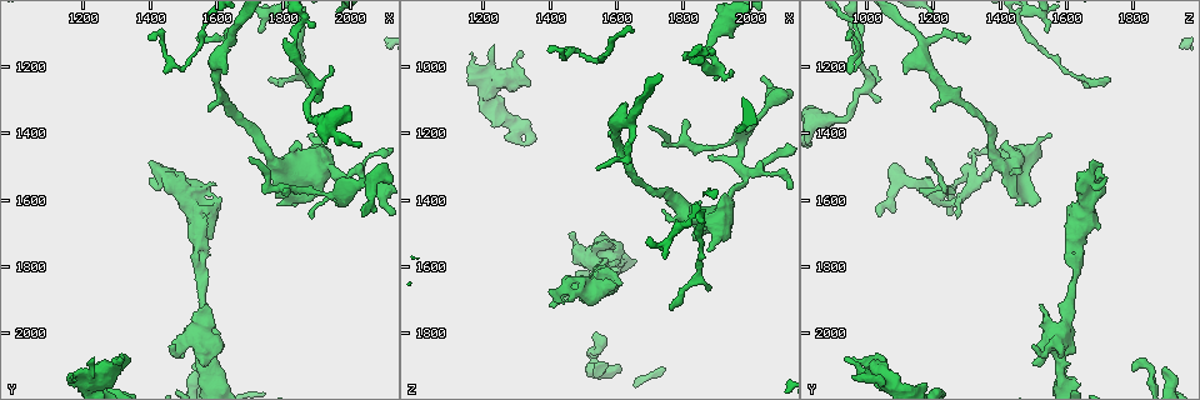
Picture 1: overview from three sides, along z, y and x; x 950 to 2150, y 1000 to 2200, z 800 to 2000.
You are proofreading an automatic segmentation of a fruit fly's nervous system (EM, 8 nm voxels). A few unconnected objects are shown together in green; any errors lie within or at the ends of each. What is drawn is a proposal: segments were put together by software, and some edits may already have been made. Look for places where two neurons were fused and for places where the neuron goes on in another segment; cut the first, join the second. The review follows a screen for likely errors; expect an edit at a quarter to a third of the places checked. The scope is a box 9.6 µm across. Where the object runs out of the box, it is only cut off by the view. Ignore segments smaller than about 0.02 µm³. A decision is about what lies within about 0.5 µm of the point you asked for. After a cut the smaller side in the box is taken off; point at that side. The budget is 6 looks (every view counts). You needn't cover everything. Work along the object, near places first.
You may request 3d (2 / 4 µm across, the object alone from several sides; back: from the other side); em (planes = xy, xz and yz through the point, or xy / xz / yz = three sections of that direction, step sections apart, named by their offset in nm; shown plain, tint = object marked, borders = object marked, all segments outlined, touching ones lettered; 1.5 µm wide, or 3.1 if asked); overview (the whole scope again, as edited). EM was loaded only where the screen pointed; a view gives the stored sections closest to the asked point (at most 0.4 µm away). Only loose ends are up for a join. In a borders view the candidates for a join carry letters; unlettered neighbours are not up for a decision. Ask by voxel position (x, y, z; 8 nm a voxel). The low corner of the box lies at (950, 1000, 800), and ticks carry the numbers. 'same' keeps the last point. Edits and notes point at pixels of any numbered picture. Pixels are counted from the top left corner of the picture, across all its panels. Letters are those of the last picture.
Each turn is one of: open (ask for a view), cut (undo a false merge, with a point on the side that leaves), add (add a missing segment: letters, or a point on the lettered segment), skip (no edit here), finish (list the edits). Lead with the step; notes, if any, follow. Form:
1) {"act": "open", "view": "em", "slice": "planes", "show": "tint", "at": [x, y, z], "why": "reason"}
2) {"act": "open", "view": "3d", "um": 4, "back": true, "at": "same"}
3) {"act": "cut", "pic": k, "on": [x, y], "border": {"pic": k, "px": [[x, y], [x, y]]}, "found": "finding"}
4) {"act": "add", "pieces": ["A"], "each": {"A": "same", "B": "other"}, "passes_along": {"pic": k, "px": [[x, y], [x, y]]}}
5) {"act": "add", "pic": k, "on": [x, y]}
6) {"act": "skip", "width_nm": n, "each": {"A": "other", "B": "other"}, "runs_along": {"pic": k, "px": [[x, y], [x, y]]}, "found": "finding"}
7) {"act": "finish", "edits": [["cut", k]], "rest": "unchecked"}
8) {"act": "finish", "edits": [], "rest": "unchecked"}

{"act": "open", "view": "3d", "um": 4, "at": [1610, 2020, 1540], "why": "branch stops here"}

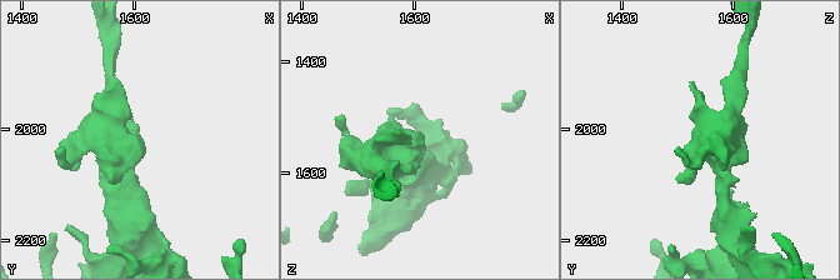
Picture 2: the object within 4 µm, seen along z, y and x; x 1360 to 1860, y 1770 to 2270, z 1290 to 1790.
{"act": "open", "view": "em", "slice": "yz", "step": 4, "show": "tint", "at": [1615, 2015, 1545], "why": "shape alone is not enough"}

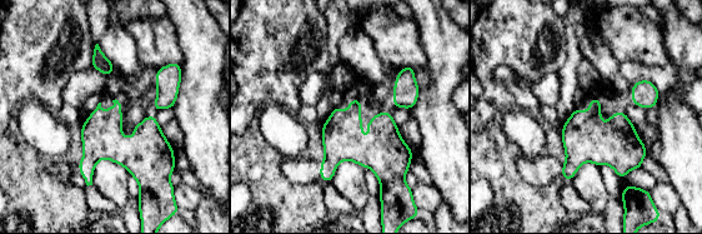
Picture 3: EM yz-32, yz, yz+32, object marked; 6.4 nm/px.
{"act": "open", "view": "em", "slice": "planes", "show": "borders", "at": "same"}

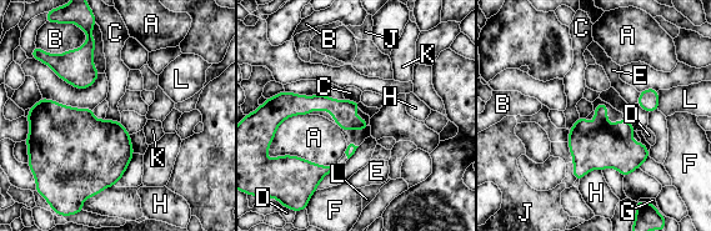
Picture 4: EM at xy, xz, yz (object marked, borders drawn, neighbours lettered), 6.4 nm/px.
{"act": "skip", "each": {"A": "other", "B": "other", "C": "other", "D": "other", "E": "other", "F": "other", "G": "other", "H": "other", "J": "other", "K": "other", "L": "other"}, "runs_along": {"pic": 4, "px": [[299, 100], [329, 104], [365, 125]]}, "found": "none of them fits"}

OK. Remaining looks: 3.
{"act": "open", "view": "em", "slice": "xz", "step": 8, "show": "borders", "at": [2050, 1660, 1040], "why": "branch stops here"}

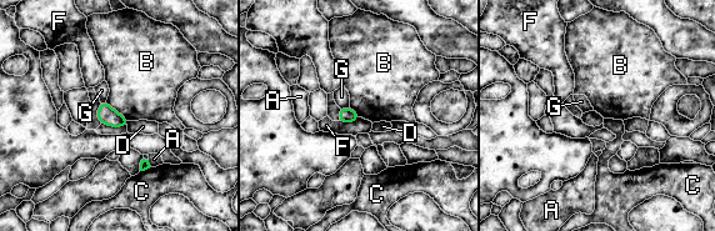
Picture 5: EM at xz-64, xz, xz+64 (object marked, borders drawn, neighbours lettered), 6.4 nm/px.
{"act": "open", "view": "em", "slice": "xy", "step": 8, "show": "borders", "at": "same", "why": "another direction"}

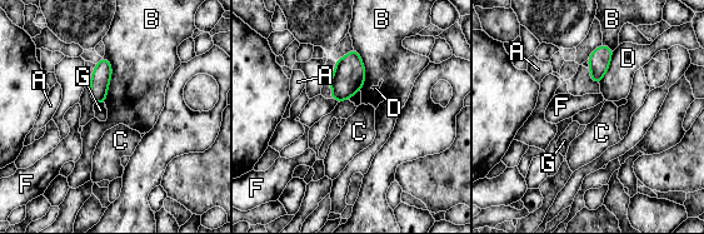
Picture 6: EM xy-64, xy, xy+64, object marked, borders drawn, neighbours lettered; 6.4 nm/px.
{"act": "skip", "each": {"A": "other", "B": "other", "C": "other", "D": "other", "F": "other", "G": "other"}, "border": {"pic": 6, "px": [[94, 103], [104, 104]]}, "found": "no lettered segment goes on from it"}

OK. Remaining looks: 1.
{"act": "open", "view": "em", "slice": "planes", "show": "borders", "at": [1980, 1540, 1330], "why": "three-way junction"}

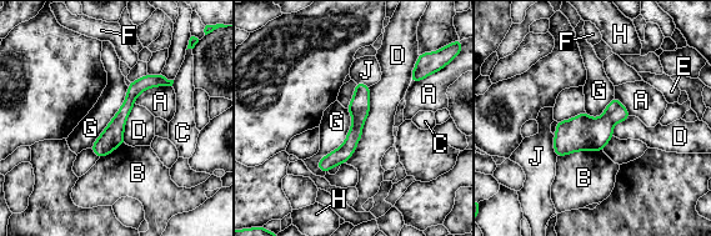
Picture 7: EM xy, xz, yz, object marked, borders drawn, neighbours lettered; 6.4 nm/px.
{"act": "skip", "each": {"A": "other", "B": "other", "C": "other", "D": "other", "E": "other", "F": "other", "G": "other", "H": "other", "J": "other"}, "border": {"pic": 7, "px": [[346, 108], [325, 174]]}, "found": "one neuron here"}

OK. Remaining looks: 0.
{"act": "finish", "edits": [], "rest": "unchecked"}

